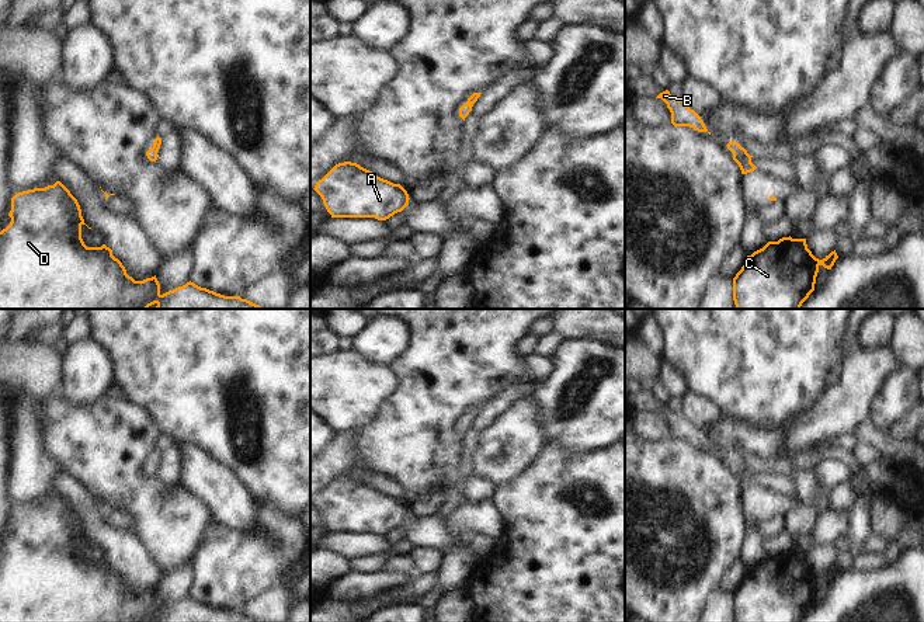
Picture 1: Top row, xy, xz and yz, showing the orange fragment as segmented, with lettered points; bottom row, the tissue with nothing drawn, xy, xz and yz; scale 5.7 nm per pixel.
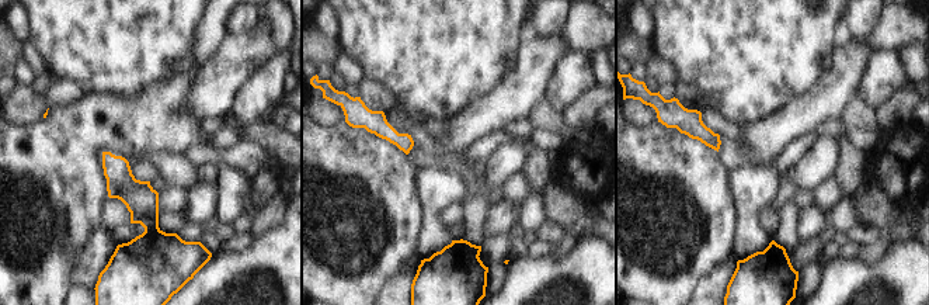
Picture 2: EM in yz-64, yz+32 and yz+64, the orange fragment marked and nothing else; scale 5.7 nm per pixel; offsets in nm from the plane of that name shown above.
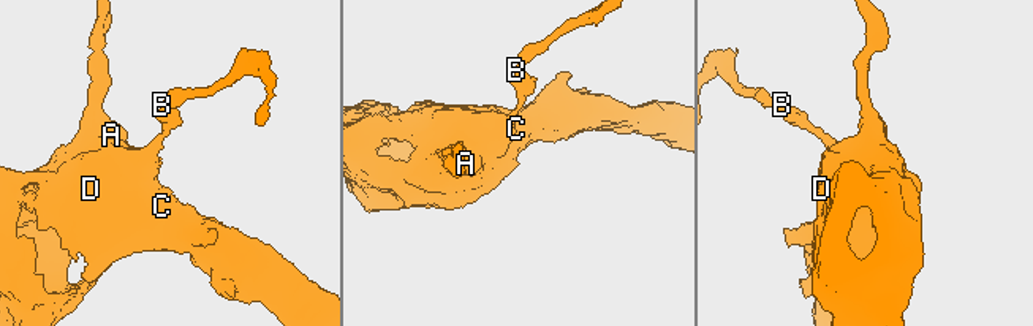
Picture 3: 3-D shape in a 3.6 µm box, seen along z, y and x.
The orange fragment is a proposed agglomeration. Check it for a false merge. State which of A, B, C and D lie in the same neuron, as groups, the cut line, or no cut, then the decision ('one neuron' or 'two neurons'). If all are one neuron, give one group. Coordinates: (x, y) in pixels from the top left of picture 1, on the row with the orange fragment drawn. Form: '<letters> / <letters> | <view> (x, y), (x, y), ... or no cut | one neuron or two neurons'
A B C D | no cut | one neuron

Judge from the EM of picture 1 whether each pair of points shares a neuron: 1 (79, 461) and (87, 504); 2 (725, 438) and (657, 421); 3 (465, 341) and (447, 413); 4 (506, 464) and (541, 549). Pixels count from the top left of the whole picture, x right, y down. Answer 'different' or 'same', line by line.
1: different
2: different
3: same
4: different

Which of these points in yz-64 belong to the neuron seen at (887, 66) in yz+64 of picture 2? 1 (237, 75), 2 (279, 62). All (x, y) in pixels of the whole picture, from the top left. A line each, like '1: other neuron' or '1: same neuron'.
1: other neuron
2: same neuron

